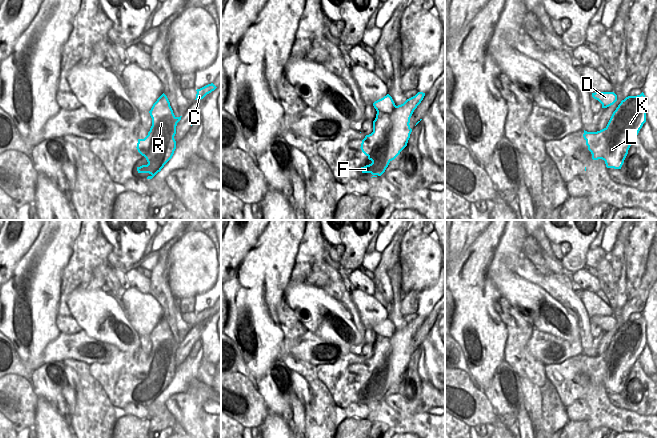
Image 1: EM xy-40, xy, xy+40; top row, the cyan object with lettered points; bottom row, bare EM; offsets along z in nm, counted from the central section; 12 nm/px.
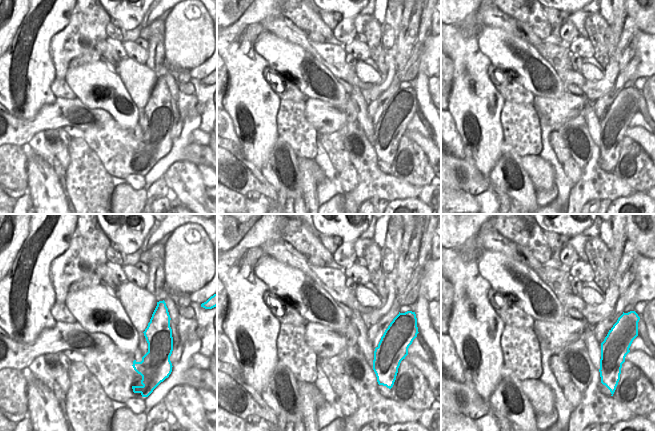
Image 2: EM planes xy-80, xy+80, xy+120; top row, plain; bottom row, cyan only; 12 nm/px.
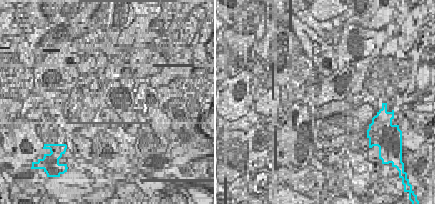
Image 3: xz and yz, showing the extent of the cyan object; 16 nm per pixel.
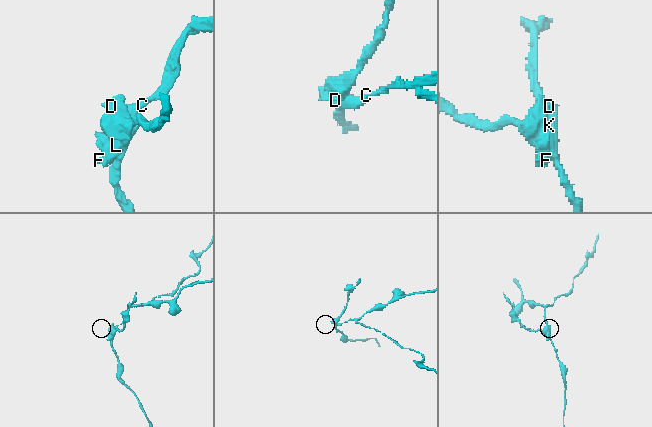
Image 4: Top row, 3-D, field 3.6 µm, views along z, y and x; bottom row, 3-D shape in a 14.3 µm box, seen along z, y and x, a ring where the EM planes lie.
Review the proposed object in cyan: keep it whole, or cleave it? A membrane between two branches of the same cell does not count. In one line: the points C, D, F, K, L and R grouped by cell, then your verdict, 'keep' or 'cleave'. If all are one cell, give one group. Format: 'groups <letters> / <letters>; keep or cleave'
groups C K L / D F R; cleave

